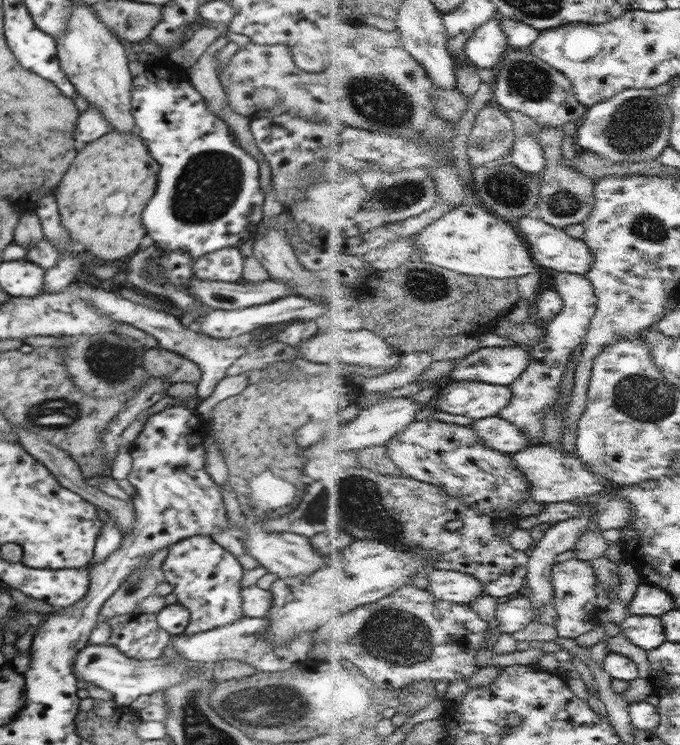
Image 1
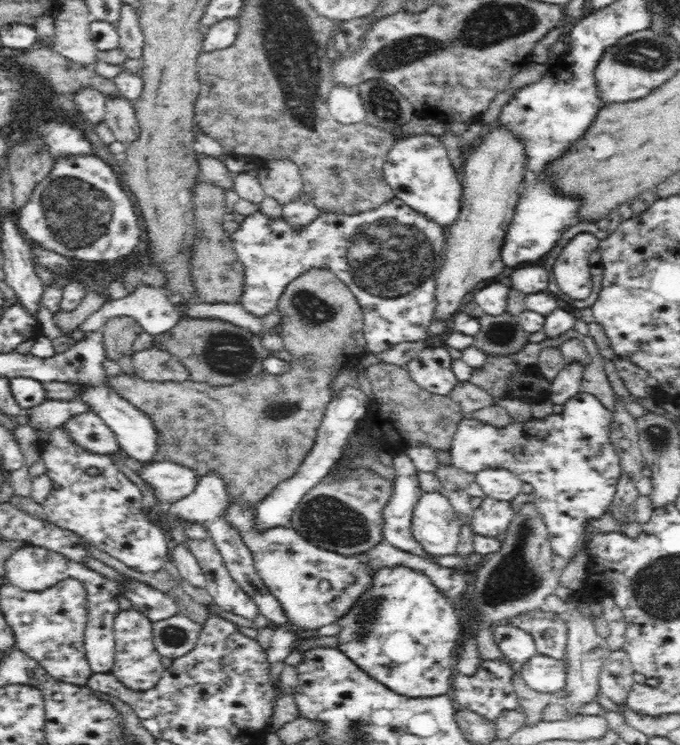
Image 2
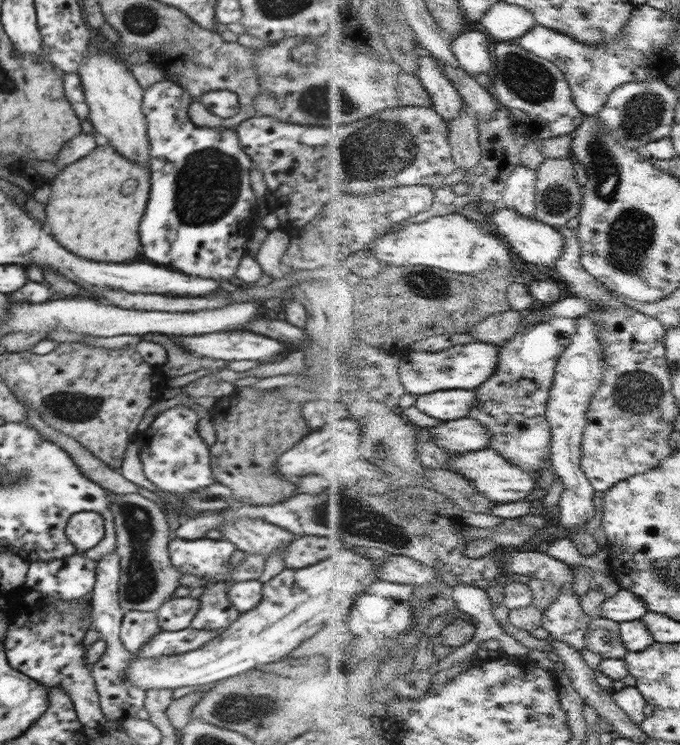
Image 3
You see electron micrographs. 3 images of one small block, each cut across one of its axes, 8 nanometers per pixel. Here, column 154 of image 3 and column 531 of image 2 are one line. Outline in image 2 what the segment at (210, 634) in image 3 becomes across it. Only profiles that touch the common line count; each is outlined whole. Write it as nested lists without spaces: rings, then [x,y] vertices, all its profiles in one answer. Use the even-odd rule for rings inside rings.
[[[509,623],[493,624],[494,641],[502,655],[513,664],[521,665],[538,654],[533,637]]]

